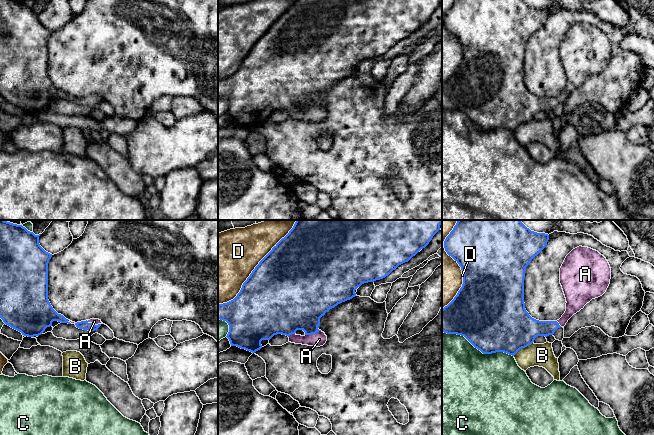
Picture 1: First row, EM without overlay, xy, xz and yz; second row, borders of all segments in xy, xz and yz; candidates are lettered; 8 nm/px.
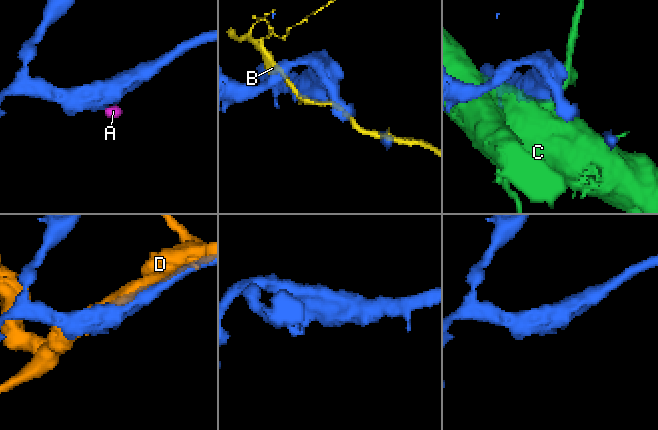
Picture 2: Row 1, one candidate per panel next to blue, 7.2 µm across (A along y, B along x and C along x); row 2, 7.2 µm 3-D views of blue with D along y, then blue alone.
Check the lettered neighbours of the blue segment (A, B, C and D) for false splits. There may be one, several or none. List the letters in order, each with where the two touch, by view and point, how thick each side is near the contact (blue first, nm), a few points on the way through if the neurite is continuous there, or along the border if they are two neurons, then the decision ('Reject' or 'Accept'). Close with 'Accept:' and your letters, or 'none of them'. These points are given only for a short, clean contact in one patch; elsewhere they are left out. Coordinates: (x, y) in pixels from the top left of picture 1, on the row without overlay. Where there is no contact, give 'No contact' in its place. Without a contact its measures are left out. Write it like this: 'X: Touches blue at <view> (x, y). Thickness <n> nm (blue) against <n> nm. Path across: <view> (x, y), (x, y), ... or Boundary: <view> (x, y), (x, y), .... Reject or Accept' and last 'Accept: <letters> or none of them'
A: Touches blue at xz (312, 109). Thickness 400 nm (blue) against 110 nm. Accept
B: Touches blue at yz (522, 123). Thickness 440 nm (blue) against 190 nm. Reject
C: Touches blue at yz (478, 125). Thickness 480 nm (blue) against 500 nm. Reject
D: Touches blue at xz (254, 45). Thickness 500 nm (blue) against 460 nm. Reject
Accept: A

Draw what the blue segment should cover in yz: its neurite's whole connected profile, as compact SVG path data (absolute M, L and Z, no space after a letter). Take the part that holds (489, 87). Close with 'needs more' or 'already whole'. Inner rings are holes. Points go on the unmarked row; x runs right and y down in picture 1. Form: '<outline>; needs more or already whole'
M456 0L450 10L446 13L444 17L445 27L449 32L451 32L461 43L463 51L463 60L454 75L442 85L442 108L447 110L457 110L464 112L475 124L480 126L483 130L492 130L496 128L504 128L509 131L514 132L520 125L531 121L535 114L538 112L549 112L553 111L554 108L560 104L564 103L568 96L584 82L589 79L592 75L602 72L609 60L611 55L611 44L606 36L606 34L601 31L598 27L593 26L588 23L579 22L573 25L565 34L561 44L560 44L560 60L562 62L565 74L566 74L566 87L562 93L557 97L539 97L532 94L525 85L524 79L524 54L526 43L529 41L531 36L537 32L547 21L549 16L549 11L545 9L537 9L531 7L524 0Z; needs more

